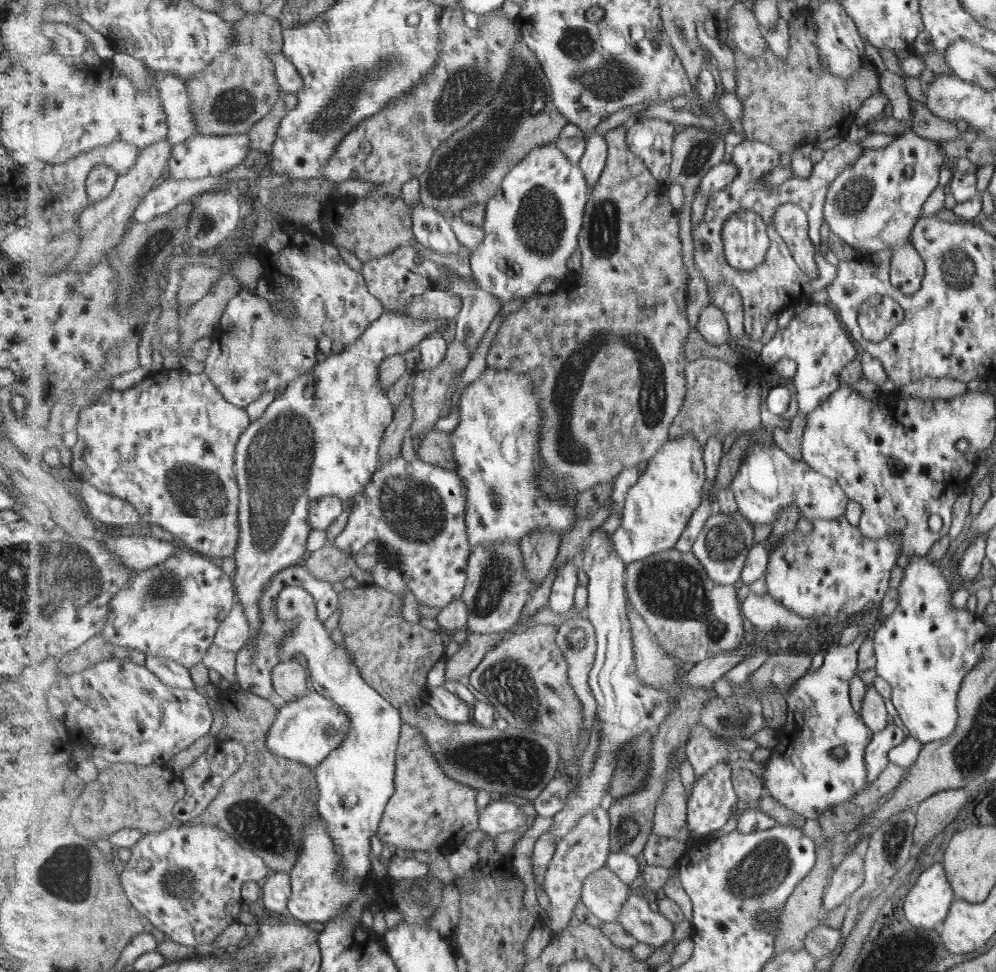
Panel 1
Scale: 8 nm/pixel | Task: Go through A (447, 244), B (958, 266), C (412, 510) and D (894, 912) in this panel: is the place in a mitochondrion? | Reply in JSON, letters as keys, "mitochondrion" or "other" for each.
{"A":"other","B":"mitochondrion","C":"mitochondrion","D":"other"}

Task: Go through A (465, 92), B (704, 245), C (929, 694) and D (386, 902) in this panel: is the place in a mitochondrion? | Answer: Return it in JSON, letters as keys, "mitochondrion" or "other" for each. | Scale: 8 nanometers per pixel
{"A":"mitochondrion","B":"other","C":"other","D":"other"}

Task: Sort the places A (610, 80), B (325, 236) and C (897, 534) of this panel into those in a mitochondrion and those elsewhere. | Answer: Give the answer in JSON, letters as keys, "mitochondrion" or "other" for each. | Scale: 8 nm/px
{"A":"mitochondrion","B":"other","C":"other"}

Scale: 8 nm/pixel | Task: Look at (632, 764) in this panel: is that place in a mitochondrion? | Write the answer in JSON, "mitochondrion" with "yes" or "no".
{"mitochondrion":"yes"}

